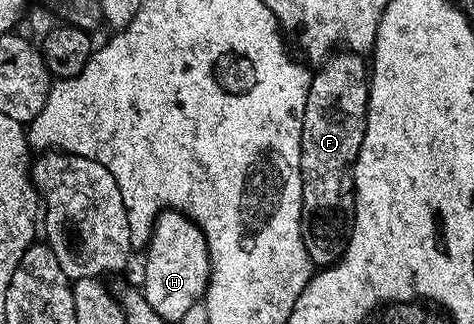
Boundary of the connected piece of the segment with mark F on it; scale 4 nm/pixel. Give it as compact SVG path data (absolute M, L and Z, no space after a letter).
M346 48L340 49L338 52L332 53L330 56L322 59L323 66L317 69L311 75L311 83L307 89L307 99L305 100L305 112L303 113L303 135L301 136L301 184L303 185L303 199L301 200L301 236L305 248L309 252L312 263L316 267L326 268L333 265L343 257L343 250L347 247L349 237L349 227L351 219L355 216L355 161L359 155L359 149L363 143L365 136L365 128L367 127L367 88L369 85L369 66L365 61L364 55L354 53Z

